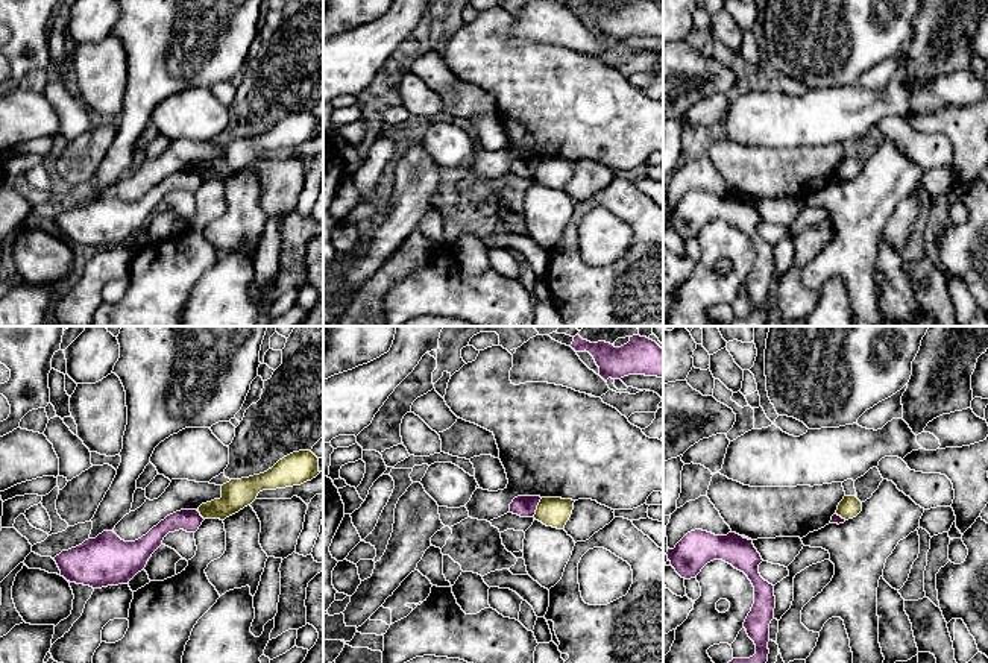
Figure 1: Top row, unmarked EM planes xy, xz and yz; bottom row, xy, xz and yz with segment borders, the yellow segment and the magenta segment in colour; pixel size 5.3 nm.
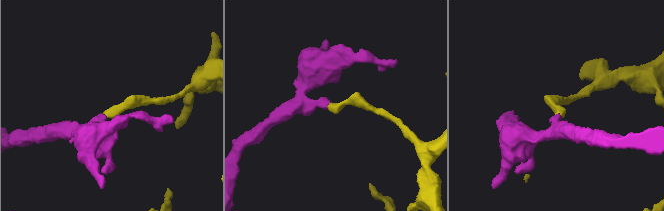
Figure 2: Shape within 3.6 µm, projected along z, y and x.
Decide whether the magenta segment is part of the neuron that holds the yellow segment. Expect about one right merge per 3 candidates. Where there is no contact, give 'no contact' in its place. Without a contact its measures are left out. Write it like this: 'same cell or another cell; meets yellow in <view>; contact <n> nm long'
another cell; meets yellow in xz; contact 120 nm long

